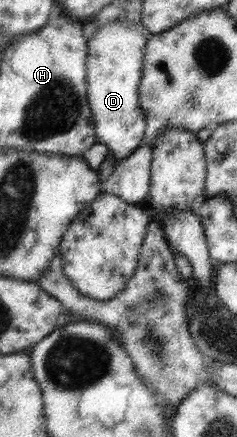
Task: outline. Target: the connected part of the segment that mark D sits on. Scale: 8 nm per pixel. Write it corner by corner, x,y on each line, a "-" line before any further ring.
109,22
89,31
87,40
87,99
97,142
105,144
115,160
124,160
138,148
146,128
145,110
139,104
143,60
148,33
141,22

